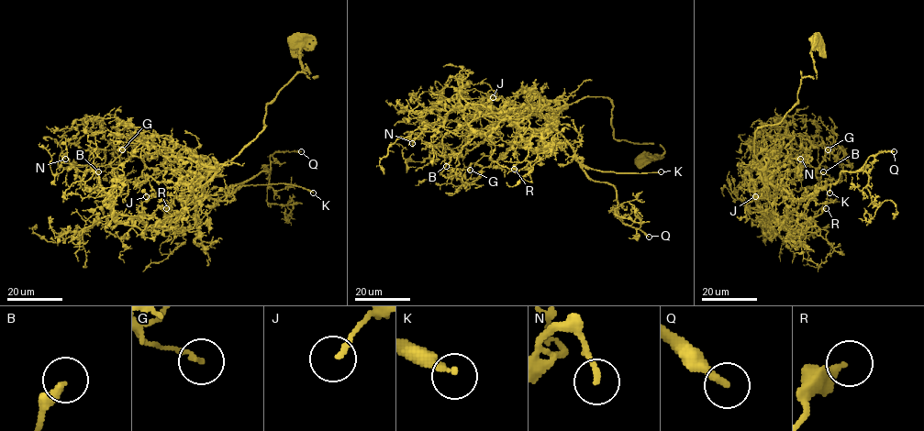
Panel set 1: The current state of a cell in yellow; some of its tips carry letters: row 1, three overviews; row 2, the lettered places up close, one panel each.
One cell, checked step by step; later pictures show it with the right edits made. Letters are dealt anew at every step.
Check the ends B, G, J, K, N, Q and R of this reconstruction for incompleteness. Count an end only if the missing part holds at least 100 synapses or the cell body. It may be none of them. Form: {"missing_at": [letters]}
{"missing_at": ["K", "Q"]}

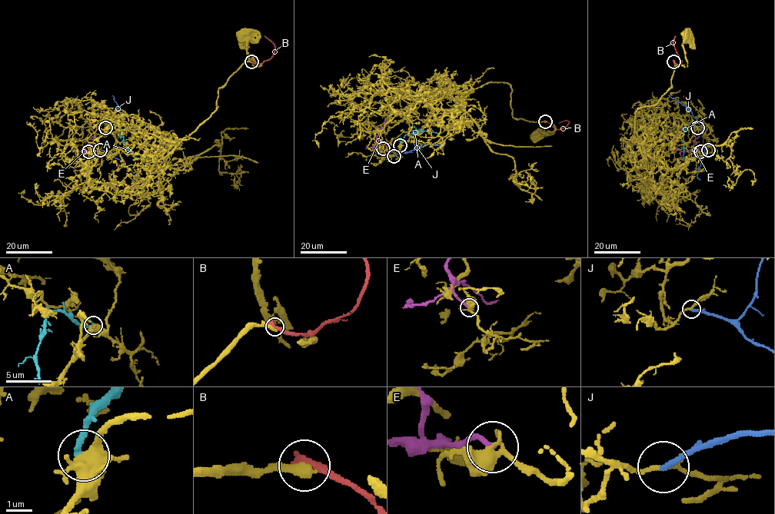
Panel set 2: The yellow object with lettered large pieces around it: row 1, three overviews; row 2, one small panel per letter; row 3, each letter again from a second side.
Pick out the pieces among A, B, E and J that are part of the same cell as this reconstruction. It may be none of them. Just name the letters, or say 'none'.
none

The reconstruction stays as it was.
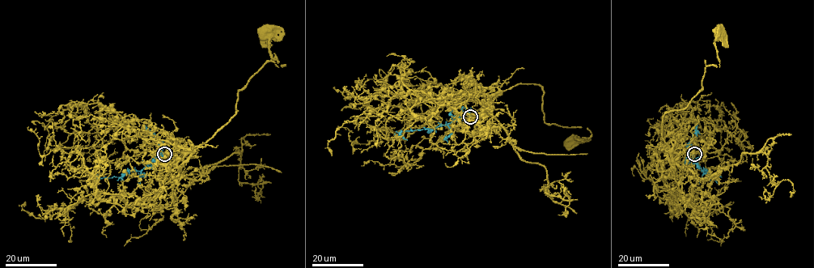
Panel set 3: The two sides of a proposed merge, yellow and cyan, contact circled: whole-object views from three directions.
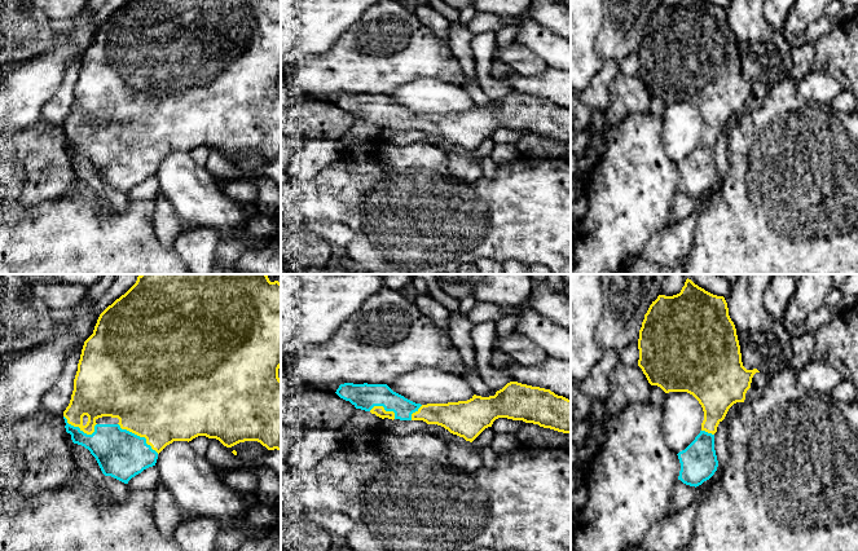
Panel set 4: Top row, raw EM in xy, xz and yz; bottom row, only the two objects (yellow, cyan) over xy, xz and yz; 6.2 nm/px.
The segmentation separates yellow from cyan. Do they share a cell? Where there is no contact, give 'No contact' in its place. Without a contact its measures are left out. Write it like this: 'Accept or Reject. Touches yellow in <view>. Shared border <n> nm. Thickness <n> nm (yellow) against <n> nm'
Accept. Touches yellow in xy. Shared border 320 nm. Thickness 500 nm (yellow) against 300 nm

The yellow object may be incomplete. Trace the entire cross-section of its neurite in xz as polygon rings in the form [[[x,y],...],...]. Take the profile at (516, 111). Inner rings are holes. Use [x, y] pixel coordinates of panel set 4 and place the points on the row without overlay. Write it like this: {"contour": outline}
{"contour": [[[518,92],[507,93],[494,106],[474,105],[467,111],[415,114],[387,94],[340,94],[335,102],[356,119],[384,129],[423,131],[472,153],[498,128],[523,131],[563,144],[571,144],[571,110],[550,100]]]}

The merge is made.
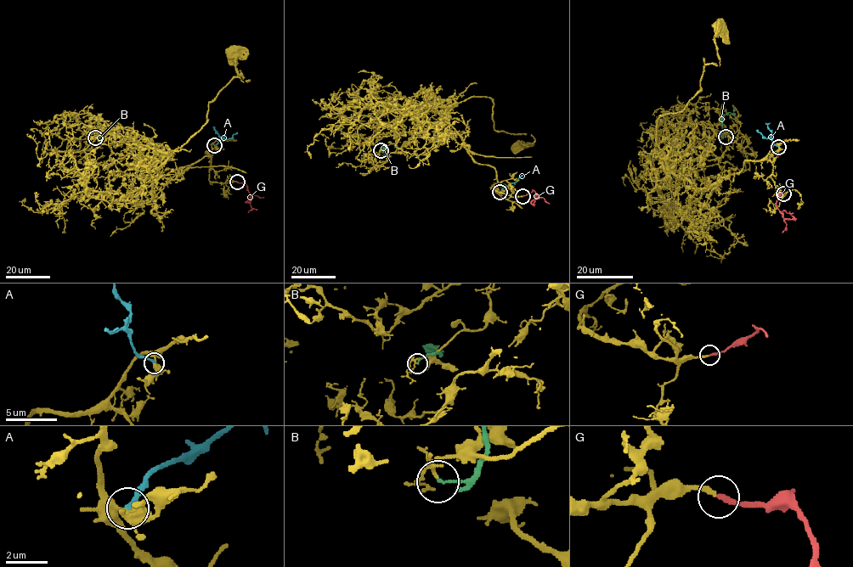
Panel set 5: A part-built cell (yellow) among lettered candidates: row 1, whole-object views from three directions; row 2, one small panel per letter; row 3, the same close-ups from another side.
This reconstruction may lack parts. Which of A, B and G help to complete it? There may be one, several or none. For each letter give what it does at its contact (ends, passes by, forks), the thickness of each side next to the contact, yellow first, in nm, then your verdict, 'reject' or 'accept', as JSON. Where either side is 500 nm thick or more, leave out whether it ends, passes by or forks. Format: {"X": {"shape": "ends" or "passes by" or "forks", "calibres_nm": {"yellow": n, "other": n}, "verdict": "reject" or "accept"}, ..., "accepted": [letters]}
{"A": {"shape": "ends", "calibres_nm": {"yellow": 320, "other": 260}, "verdict": "reject"}, "B": {"shape": "ends", "calibres_nm": {"yellow": 120, "other": 110}, "verdict": "reject"}, "G": {"shape": "ends", "calibres_nm": {"yellow": 200, "other": 240}, "verdict": "accept"}, "accepted": ["G"]}

